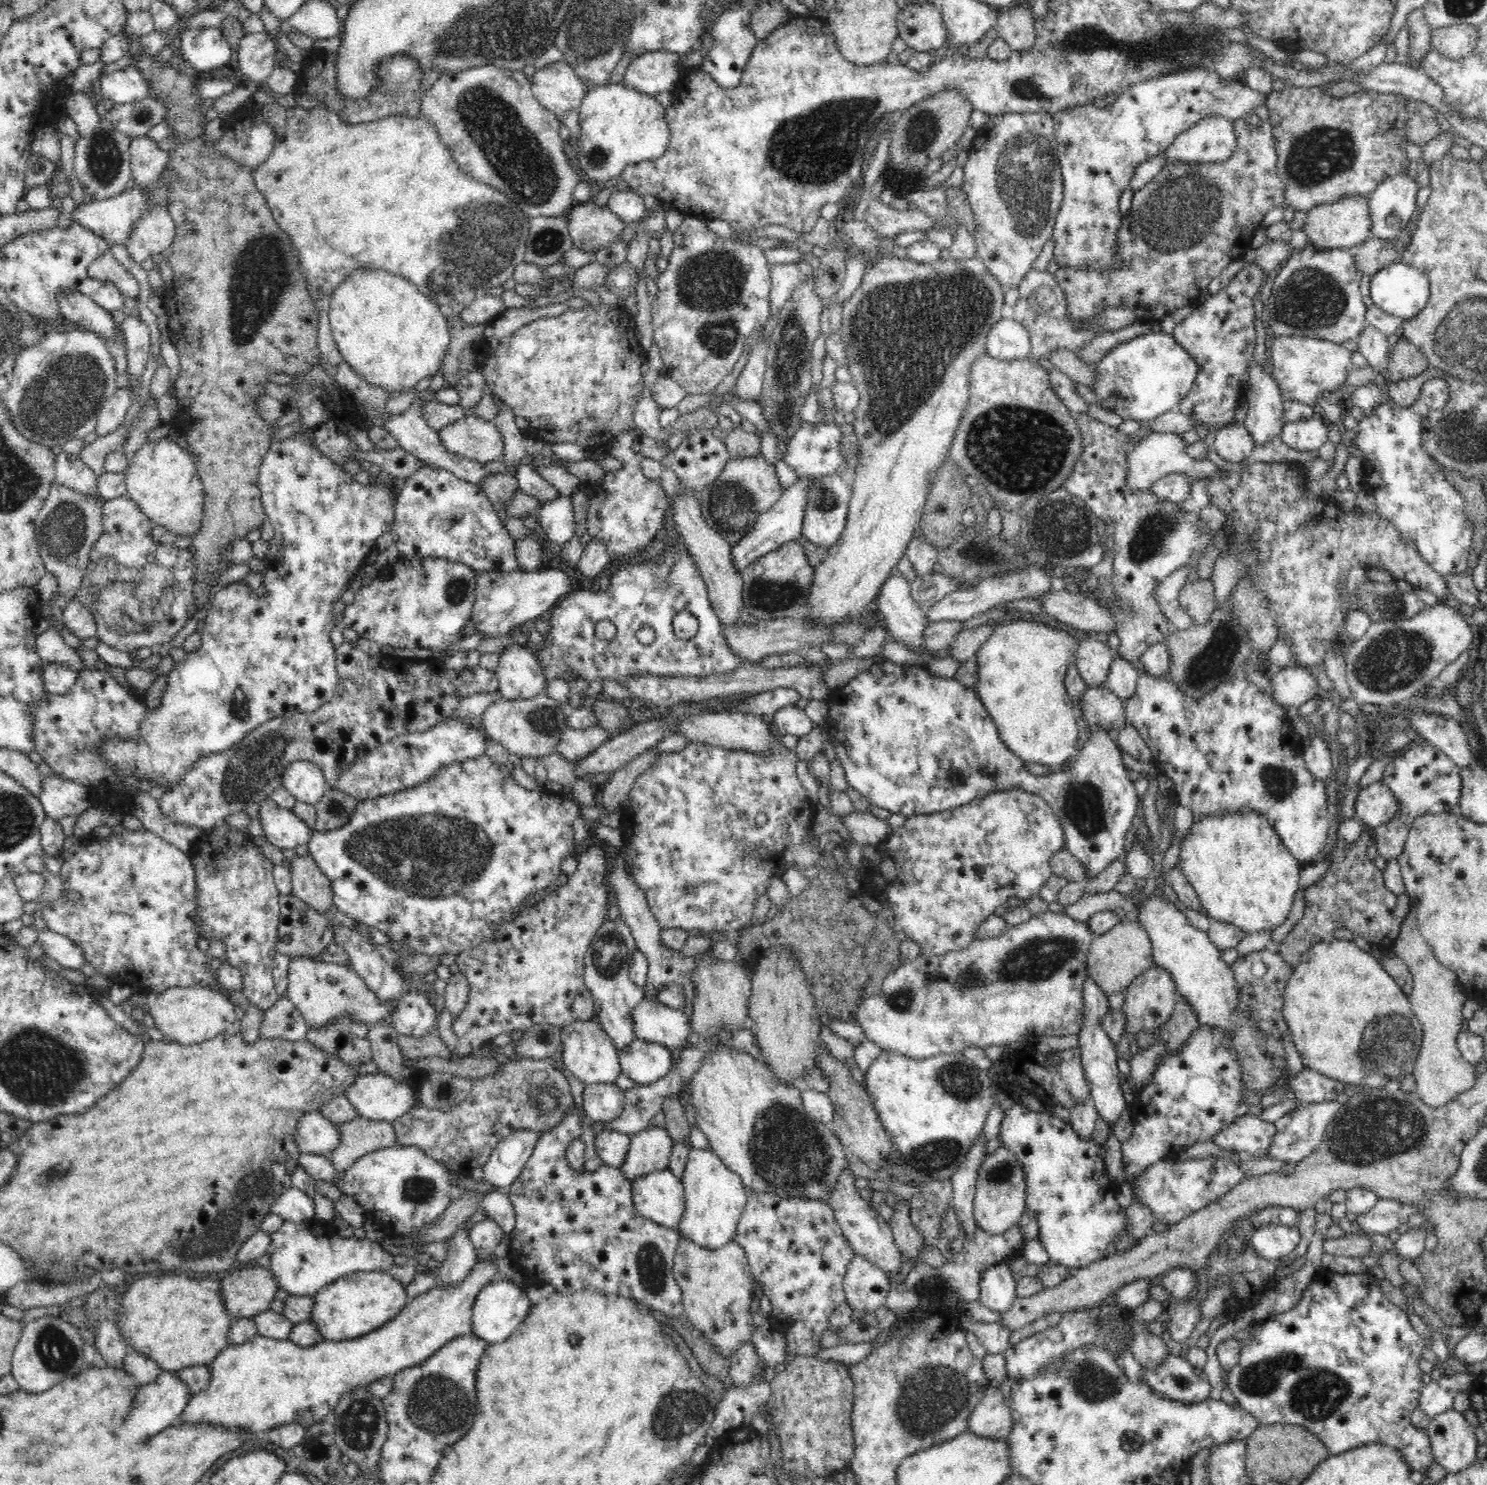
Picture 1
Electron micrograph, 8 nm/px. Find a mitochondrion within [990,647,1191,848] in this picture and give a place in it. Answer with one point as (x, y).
(1083, 803)

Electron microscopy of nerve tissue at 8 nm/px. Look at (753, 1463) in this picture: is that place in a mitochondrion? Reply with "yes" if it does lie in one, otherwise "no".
no

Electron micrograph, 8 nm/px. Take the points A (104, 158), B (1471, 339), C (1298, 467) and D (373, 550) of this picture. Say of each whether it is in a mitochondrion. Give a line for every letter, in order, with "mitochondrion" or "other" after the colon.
A: mitochondrion
B: mitochondrion
C: other
D: other

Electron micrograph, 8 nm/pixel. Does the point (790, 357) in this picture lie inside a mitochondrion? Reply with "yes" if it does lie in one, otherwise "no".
yes

